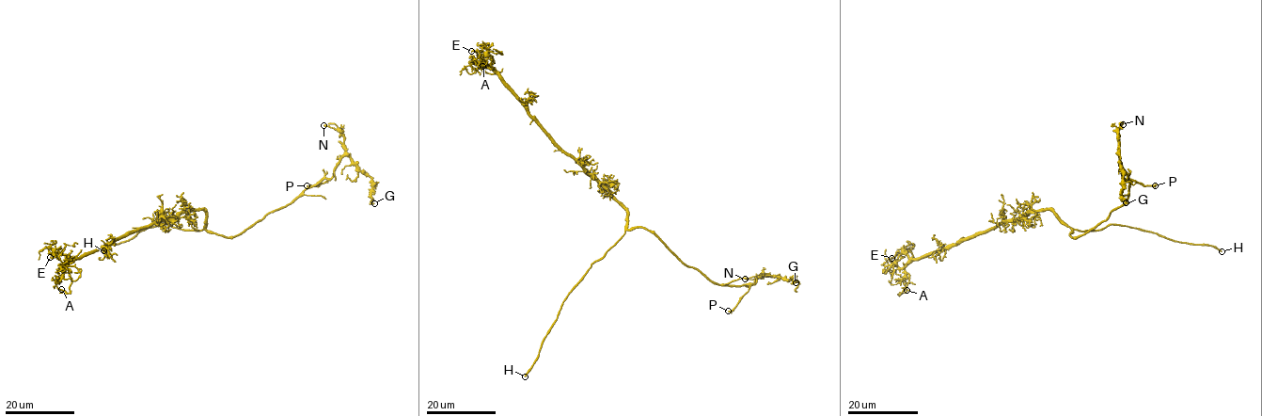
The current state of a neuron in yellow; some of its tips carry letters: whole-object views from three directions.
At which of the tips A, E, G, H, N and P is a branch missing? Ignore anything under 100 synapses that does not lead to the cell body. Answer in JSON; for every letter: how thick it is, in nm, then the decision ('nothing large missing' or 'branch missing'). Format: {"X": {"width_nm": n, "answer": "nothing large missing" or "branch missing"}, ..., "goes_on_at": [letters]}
{"A": {"width_nm": 90, "answer": "nothing large missing"}, "E": {"width_nm": 110, "answer": "nothing large missing"}, "G": {"width_nm": 160, "answer": "nothing large missing"}, "H": {"width_nm": 220, "answer": "branch missing"}, "N": {"width_nm": 190, "answer": "nothing large missing"}, "P": {"width_nm": 130, "answer": "nothing large missing"}, "goes_on_at": ["H"]}

